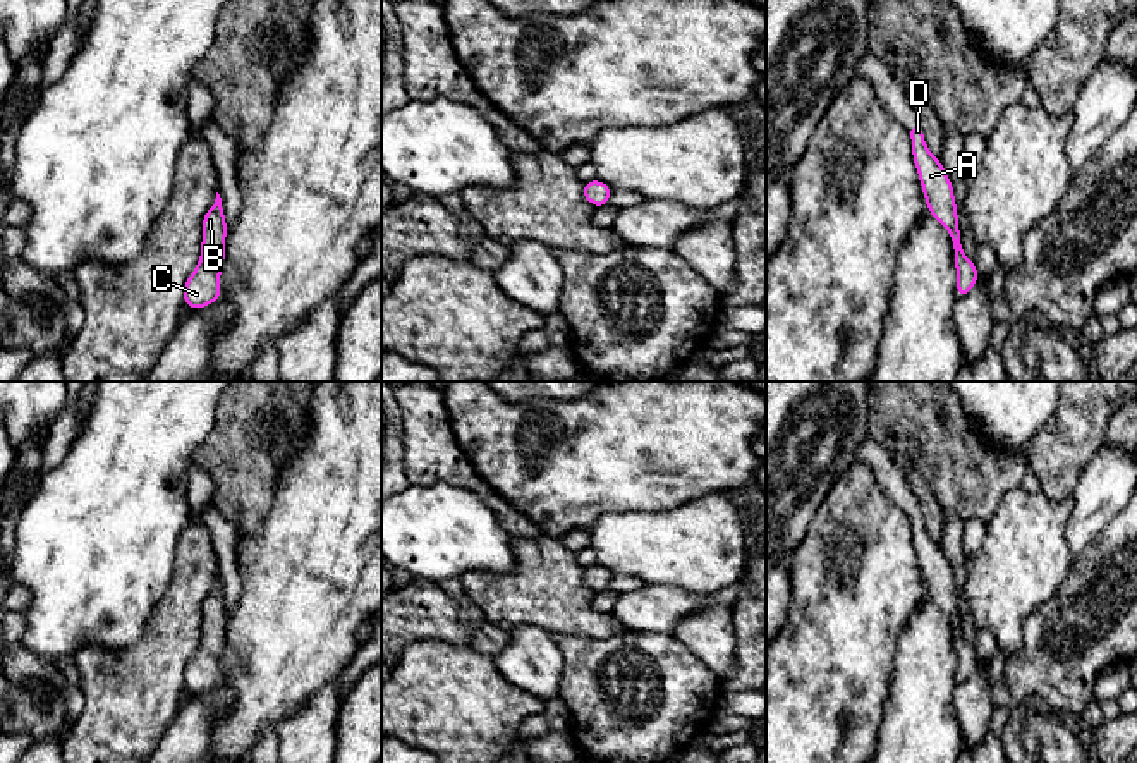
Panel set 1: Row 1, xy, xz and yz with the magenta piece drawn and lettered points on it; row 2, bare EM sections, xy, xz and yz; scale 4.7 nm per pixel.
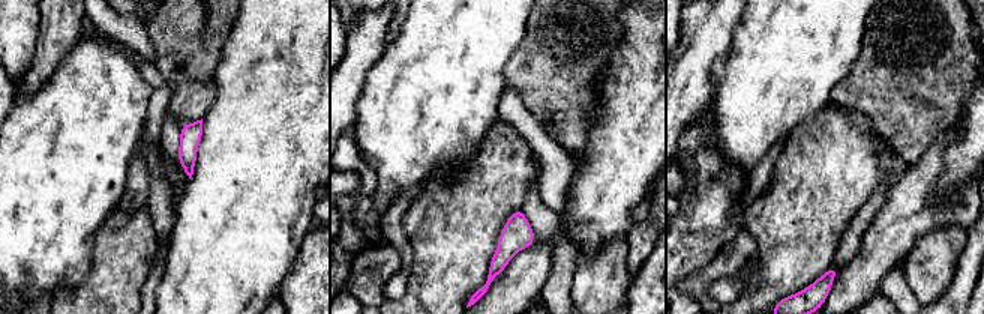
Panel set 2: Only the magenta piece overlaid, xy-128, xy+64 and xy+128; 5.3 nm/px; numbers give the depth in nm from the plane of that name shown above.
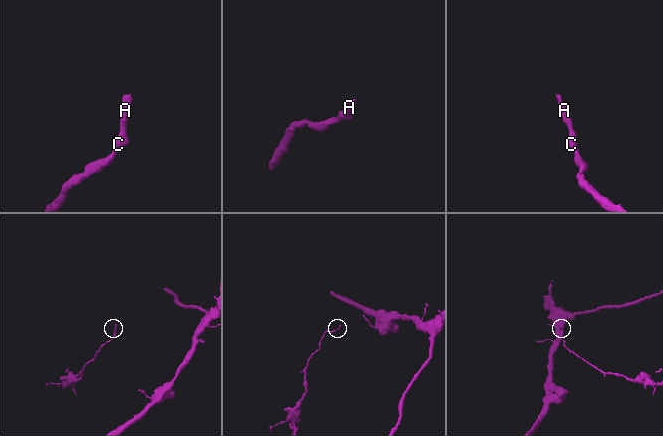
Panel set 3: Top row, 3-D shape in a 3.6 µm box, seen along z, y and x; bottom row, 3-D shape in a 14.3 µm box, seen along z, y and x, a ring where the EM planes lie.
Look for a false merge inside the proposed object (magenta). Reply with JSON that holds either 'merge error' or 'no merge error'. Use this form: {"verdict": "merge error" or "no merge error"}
{"verdict": "no merge error"}

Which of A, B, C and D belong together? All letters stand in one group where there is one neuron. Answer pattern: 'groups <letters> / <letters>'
groups A B C D

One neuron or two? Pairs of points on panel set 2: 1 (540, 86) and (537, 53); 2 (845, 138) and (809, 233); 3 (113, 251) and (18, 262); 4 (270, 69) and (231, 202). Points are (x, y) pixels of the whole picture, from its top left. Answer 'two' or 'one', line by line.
1: one
2: one
3: two
4: one

